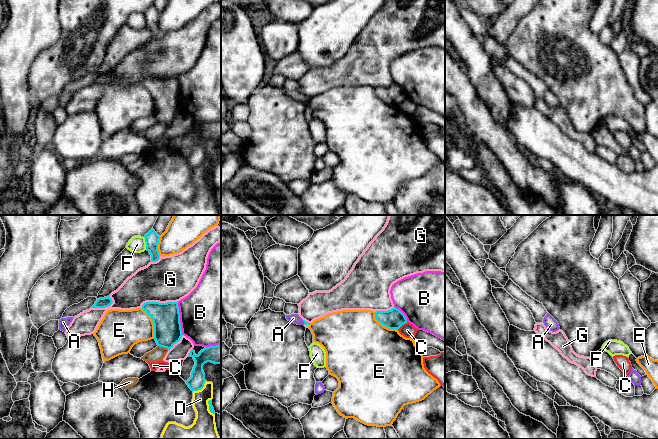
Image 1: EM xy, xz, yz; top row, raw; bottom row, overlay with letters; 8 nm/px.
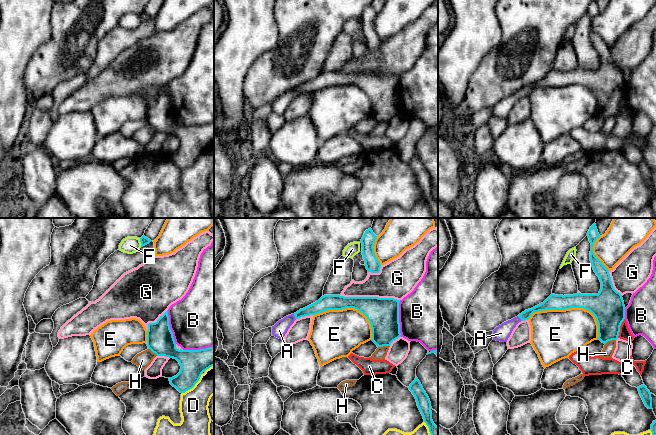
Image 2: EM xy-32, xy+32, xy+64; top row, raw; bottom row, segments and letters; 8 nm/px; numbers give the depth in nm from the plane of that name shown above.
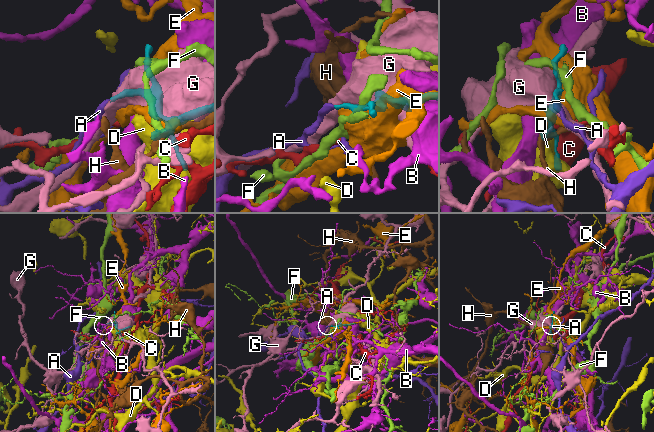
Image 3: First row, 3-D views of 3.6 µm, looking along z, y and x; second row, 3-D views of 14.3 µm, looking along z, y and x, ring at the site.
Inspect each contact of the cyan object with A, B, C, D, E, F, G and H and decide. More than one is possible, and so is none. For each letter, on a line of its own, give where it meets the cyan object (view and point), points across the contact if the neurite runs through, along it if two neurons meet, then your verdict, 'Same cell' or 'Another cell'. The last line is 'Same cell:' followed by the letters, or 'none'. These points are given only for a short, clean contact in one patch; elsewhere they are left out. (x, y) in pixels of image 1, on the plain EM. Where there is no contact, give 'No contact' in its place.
A: Touches cyan at xz (303, 96). Path across: xz (306, 99), (303, 96), (293, 94). Same cell
B: Touches cyan at xy (179, 94). Another cell
C: Touches cyan at xz (402, 100). Another cell
D: Touches cyan at xy (200, 165). Another cell
E: Touches cyan at xy (153, 99). Another cell
F: Touches cyan at xy (146, 19). Boundary: xy (143, 13), (146, 25). Another cell
G: Touches cyan at xy (158, 78). Another cell
H: Touches cyan at xy (163, 122). Boundary: xy (158, 121), (168, 125). Another cell
Same cell: A

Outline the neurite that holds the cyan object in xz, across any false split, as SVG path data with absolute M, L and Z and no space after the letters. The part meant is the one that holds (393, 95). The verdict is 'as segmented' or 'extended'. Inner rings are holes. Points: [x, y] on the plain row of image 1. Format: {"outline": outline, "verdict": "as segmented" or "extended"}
{"outline": "M395 83L388 87L376 87L375 94L389 105L398 106L403 100L407 99L405 91Z", "verdict": "as segmented"}

